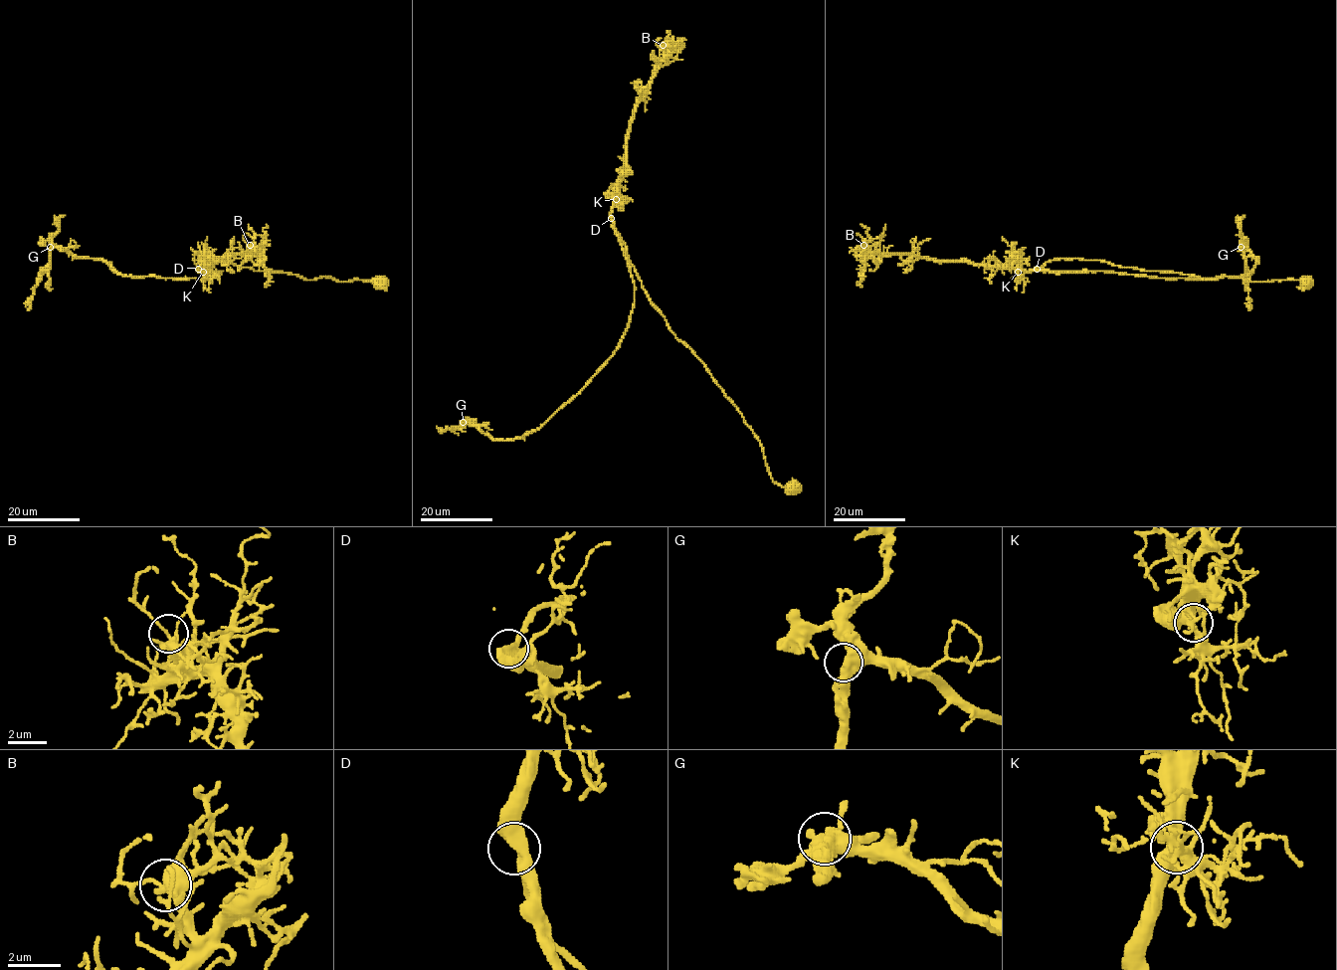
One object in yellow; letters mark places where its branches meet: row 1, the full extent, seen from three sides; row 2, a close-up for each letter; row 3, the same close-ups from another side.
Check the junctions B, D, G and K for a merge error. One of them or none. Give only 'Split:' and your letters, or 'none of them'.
Split: none of them

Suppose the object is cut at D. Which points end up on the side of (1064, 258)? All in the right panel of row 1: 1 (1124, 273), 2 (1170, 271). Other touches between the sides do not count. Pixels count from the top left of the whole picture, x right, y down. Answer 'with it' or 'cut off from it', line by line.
1: cut off from it
2: with it

